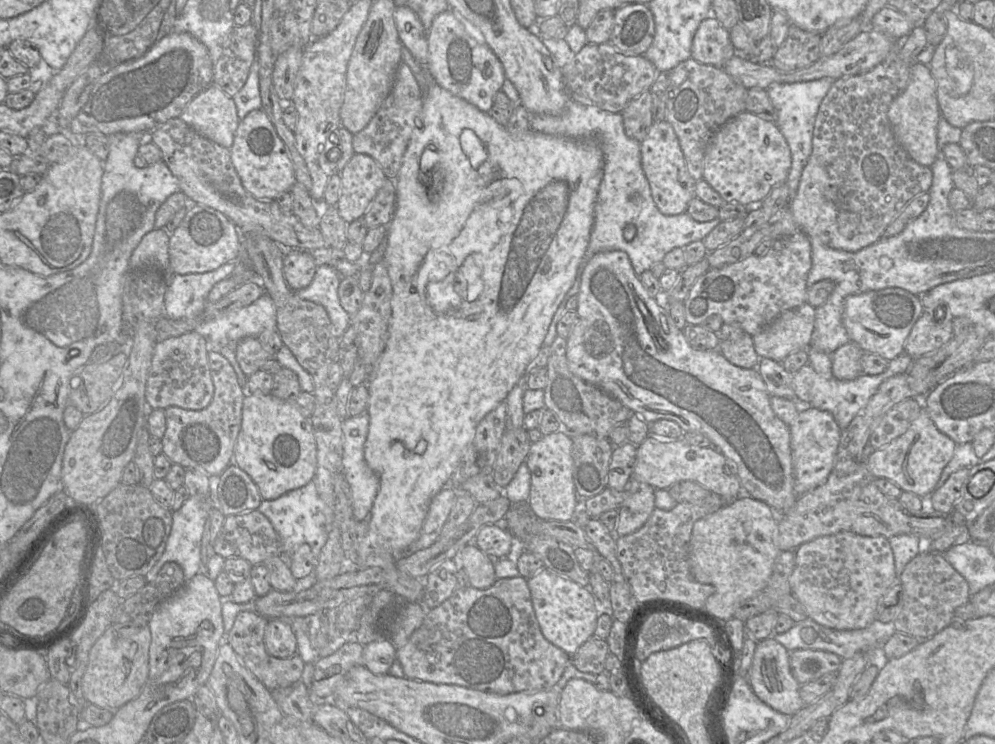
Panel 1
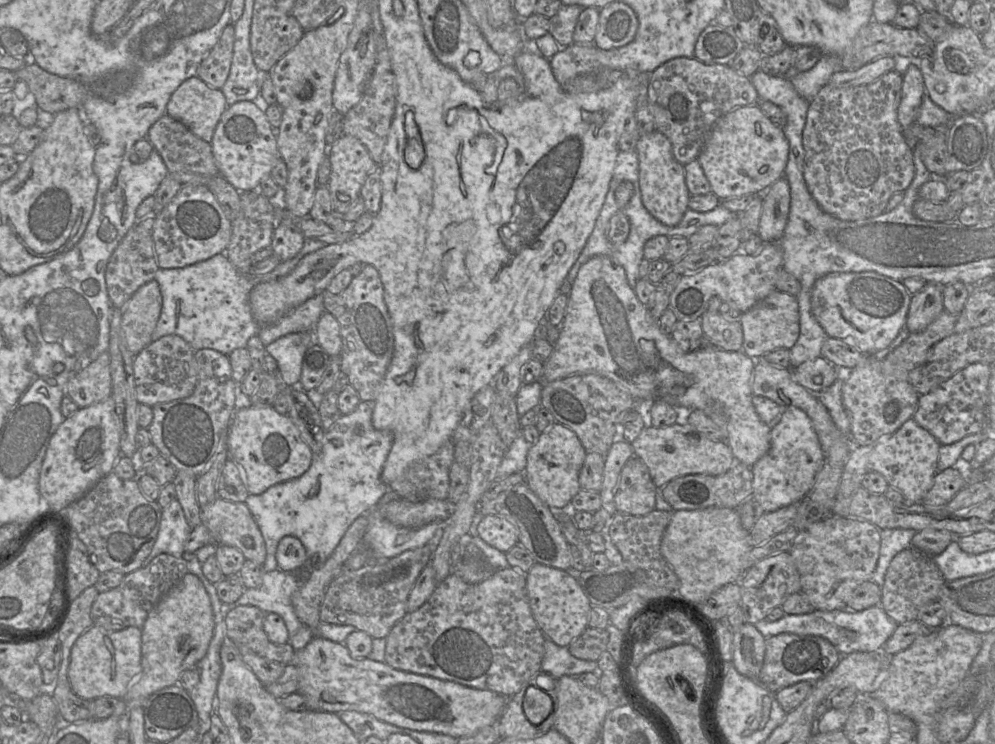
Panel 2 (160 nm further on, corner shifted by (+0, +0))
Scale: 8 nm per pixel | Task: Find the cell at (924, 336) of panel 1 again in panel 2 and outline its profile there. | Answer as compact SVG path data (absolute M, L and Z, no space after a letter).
M926 282L918 293L912 295L906 319L910 333L923 331L944 311L942 286Z

